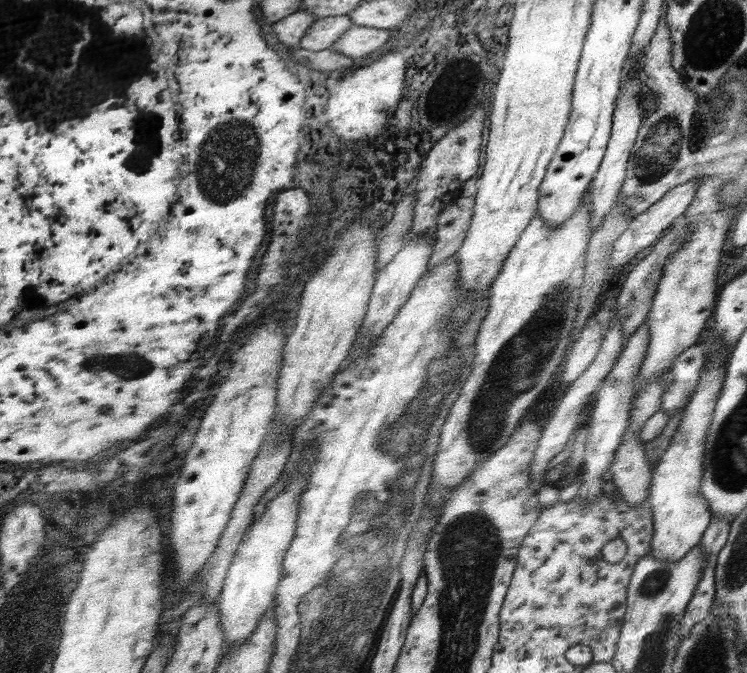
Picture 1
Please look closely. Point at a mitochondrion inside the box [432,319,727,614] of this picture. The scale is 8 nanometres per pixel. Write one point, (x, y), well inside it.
(652, 585)

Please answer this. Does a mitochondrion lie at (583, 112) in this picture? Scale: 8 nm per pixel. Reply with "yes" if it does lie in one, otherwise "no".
no

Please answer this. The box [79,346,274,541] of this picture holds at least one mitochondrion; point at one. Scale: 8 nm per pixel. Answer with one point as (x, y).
(136, 366)

